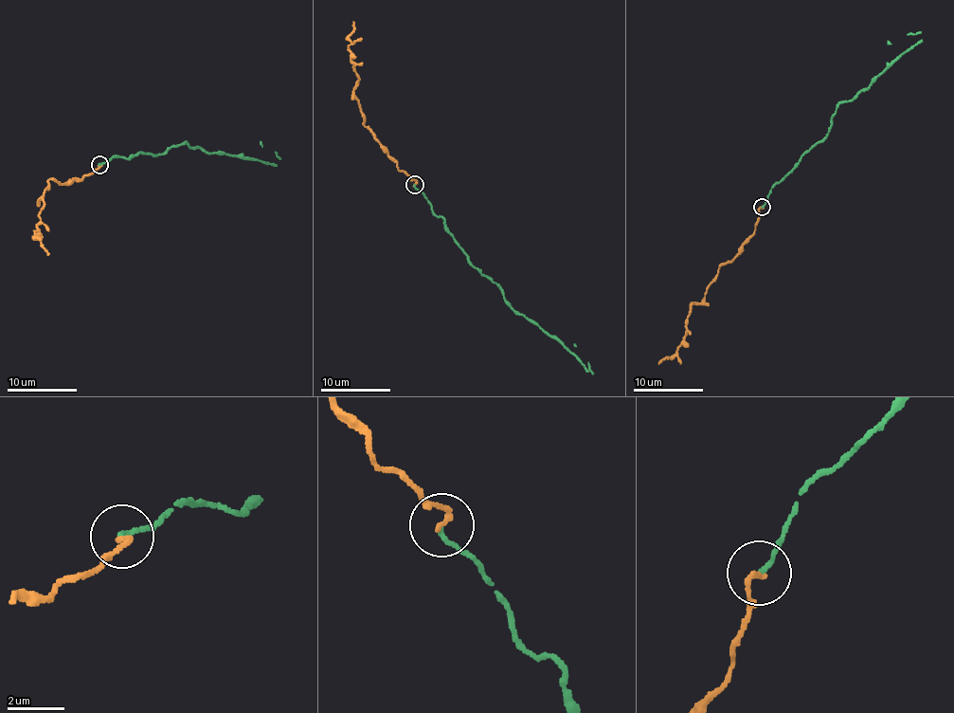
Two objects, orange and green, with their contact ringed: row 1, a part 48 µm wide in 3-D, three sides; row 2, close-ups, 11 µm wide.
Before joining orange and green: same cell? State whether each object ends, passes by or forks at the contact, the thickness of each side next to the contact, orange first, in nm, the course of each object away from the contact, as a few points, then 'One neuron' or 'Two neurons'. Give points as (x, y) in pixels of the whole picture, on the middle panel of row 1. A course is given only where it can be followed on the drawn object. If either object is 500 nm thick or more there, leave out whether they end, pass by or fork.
At the ring orange ends. At the ring green ends. Thickness 200 nm (orange) against 160 nm. Course of orange: (415, 184), (399, 169), (365, 124), (364, 114), (352, 94), (357, 77), (348, 48), (353, 22). Course of green: (415, 184), (441, 218), (467, 259), (499, 288), (513, 309), (532, 319), (559, 340), (591, 373), (587, 362). One neuron

